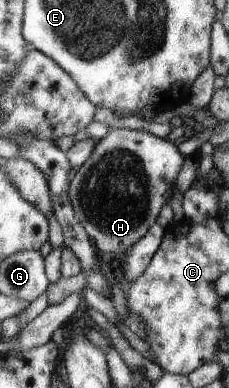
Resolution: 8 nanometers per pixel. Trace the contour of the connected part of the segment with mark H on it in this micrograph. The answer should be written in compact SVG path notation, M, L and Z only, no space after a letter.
M116 126L97 139L67 192L76 218L98 250L125 253L154 225L158 210L173 195L174 178L185 160L176 147L174 142L166 142L166 138Z

